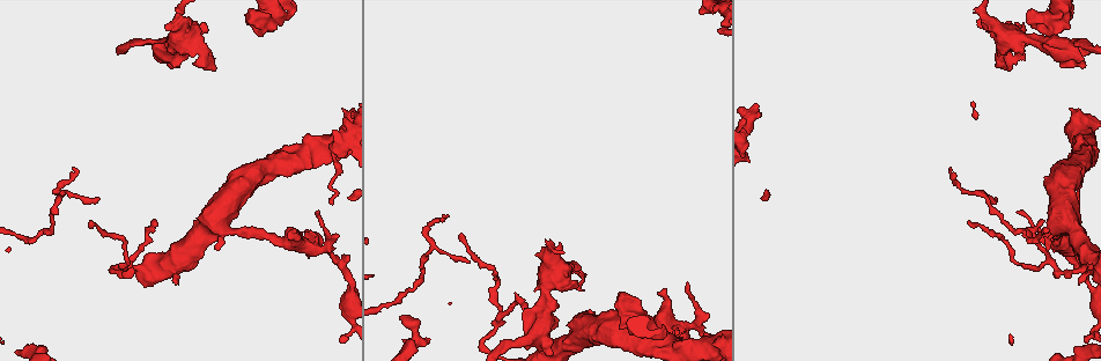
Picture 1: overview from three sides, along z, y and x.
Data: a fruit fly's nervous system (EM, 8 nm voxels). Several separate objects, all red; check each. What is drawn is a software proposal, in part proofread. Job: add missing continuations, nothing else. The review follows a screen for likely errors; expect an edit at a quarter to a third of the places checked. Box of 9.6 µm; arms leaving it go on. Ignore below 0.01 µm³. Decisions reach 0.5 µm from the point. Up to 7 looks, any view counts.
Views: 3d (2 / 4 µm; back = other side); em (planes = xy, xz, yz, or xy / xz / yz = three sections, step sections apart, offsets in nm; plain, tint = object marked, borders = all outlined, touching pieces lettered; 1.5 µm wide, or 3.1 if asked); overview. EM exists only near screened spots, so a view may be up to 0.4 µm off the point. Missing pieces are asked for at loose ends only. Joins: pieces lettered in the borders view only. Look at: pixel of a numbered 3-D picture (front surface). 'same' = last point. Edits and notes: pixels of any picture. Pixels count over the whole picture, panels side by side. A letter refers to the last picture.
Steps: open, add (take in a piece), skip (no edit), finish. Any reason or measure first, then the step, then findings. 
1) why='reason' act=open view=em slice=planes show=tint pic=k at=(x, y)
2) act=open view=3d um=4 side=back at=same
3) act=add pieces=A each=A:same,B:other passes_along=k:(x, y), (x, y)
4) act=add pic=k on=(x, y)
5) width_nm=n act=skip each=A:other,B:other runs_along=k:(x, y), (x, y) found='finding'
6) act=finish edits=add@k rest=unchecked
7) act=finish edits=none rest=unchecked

act=open view=em slice=planes show=plain pic=1 at=(295, 233)

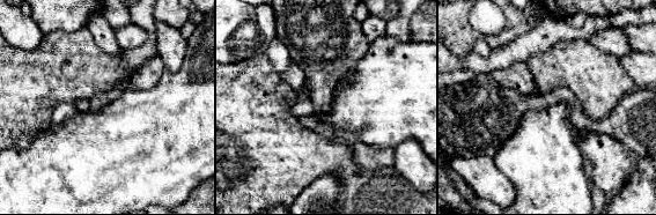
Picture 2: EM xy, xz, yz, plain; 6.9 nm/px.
act=open view=em slice=planes show=borders at=same

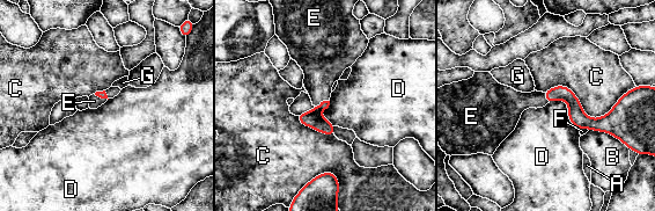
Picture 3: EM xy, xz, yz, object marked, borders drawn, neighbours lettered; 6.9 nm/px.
act=add pieces=E each=A:other,B:other,C:other,D:other,E:same,F:other,G:other passes_along=3:(311, 118), (321, 102), (322, 66) found='it goes on there'

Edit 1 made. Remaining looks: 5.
act=open view=overview

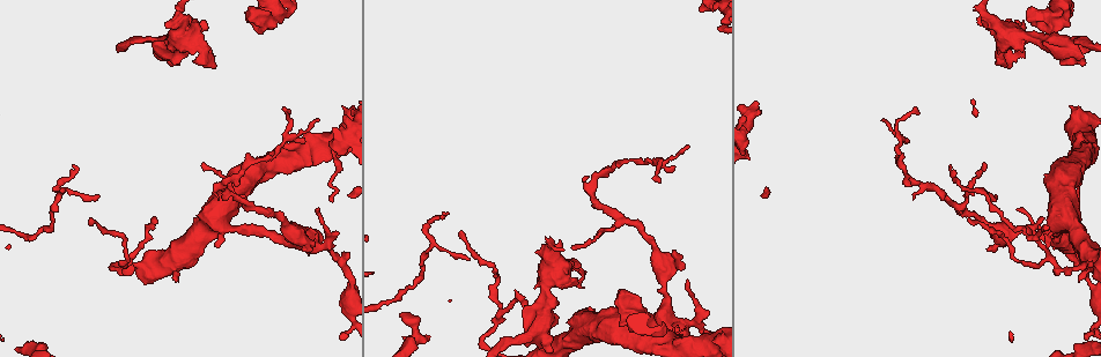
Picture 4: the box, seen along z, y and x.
why='branch stops here' act=open view=3d um=2 pic=4 at=(580, 288)

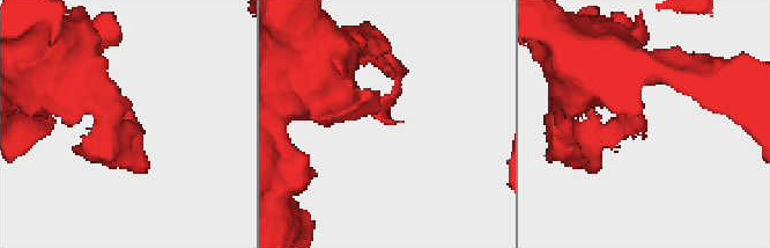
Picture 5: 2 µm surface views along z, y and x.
act=open view=em slice=planes show=tint pic=5 at=(397, 121)

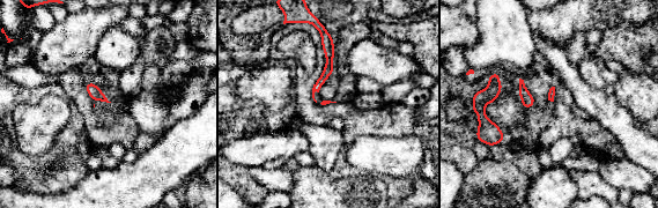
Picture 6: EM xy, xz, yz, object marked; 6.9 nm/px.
why='what lies round it' act=open view=em slice=planes show=borders at=same

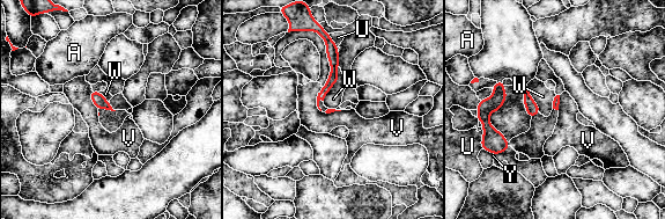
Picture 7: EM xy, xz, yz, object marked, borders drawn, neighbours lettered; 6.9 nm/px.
act=skip each=A:other,U:other,V:other,W:other,Y:other border=7:(91, 88), (90, 100), (98, 116) found='none of them fits'

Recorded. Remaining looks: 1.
act=finish edits=add@3 rest=unchecked

